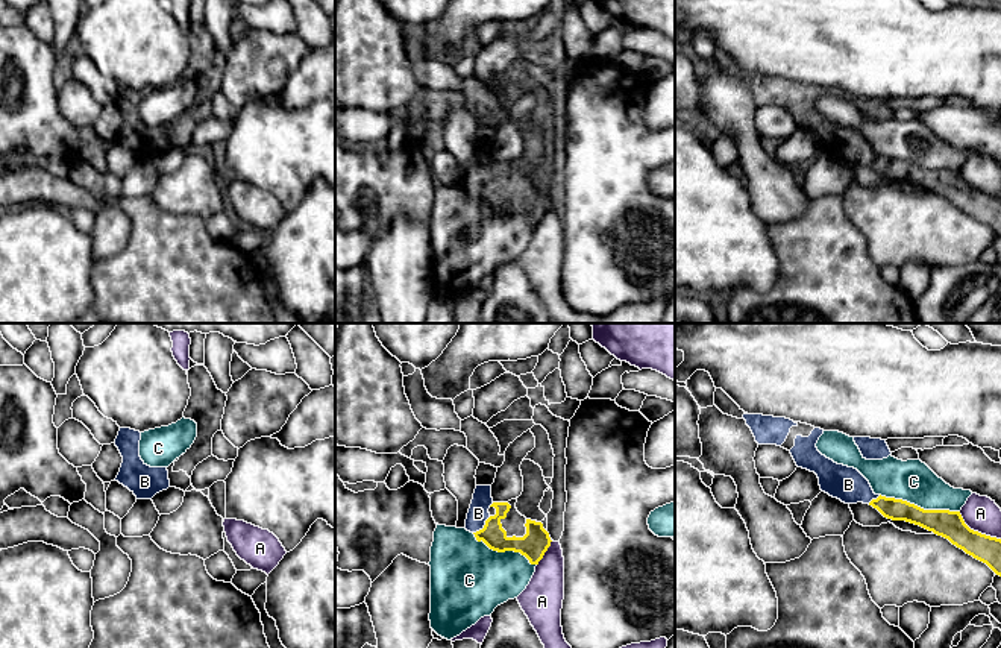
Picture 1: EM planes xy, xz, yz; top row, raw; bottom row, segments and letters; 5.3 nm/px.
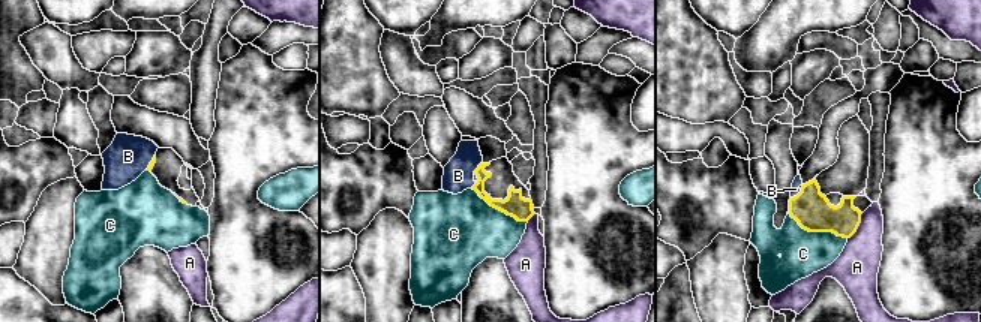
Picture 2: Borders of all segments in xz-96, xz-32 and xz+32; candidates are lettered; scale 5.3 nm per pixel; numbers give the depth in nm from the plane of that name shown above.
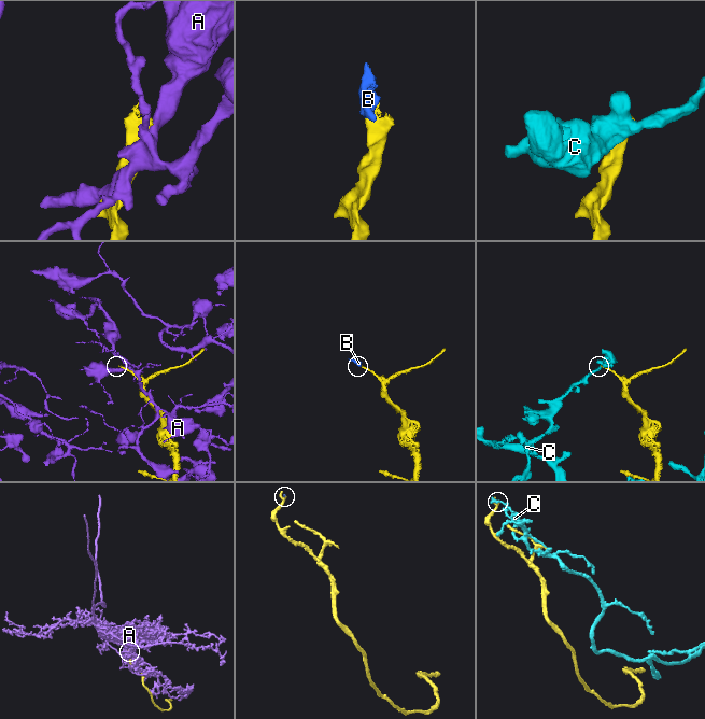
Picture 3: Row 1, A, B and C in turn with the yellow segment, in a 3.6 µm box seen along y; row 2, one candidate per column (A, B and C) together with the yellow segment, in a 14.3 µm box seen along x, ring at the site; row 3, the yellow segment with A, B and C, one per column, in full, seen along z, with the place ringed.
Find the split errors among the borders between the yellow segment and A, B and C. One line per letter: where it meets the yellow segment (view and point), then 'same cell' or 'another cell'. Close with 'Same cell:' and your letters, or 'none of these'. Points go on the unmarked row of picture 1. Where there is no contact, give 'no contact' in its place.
A: yz (977, 191) | another cell
B: xz (484, 187) | same cell
C: yz (919, 167) | another cell
Same cell: B

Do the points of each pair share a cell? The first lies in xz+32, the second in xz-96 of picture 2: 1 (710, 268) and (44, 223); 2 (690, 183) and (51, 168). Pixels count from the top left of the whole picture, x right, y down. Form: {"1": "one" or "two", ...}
{"1": "one", "2": "one"}

